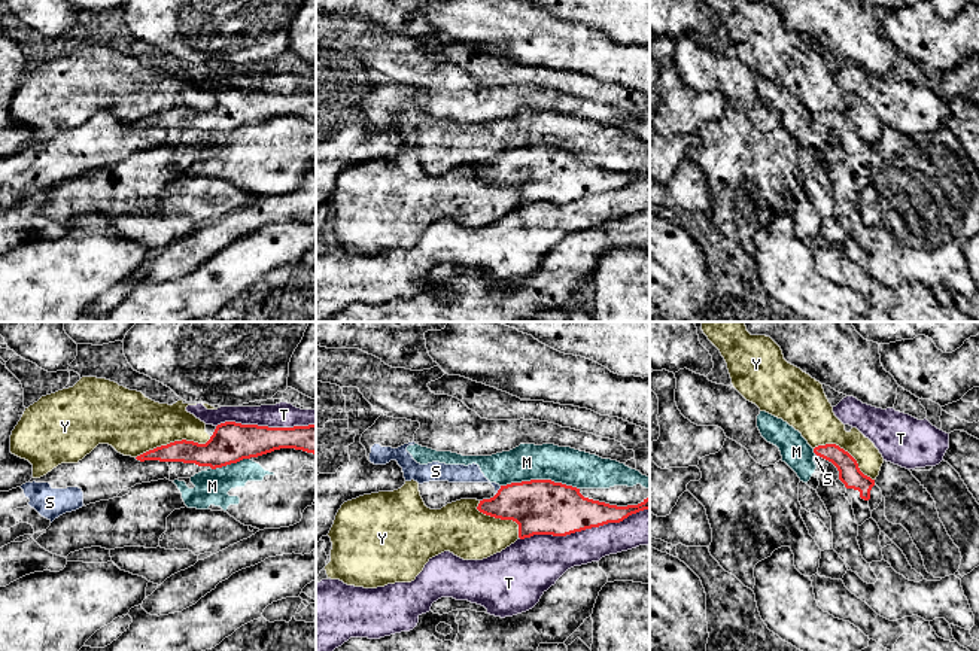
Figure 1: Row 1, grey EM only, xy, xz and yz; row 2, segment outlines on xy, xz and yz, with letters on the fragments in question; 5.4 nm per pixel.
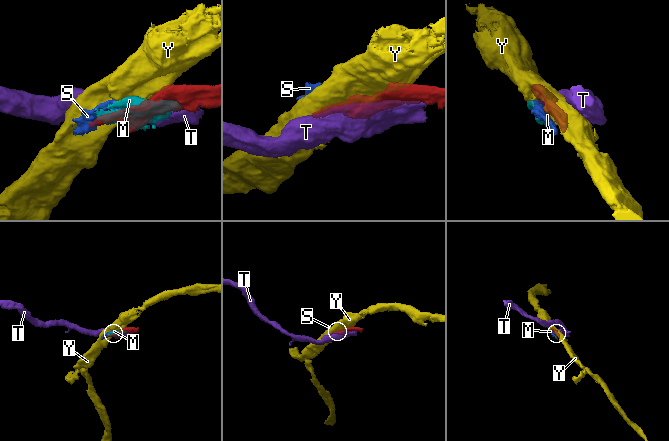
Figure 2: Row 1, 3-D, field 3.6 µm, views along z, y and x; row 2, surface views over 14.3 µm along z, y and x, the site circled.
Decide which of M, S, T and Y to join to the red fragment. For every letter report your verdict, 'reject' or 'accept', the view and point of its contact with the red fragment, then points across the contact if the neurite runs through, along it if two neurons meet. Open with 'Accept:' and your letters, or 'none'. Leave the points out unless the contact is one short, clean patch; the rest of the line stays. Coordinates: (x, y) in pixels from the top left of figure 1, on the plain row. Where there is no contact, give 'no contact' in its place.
Accept: none
M: reject | xz (540, 146)
S: reject | xz (498, 157) | along xz (501, 152), (495, 161)
T: reject | xz (583, 195)
Y: reject | xy (175, 108)

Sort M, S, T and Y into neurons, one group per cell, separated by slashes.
M S / T / Y

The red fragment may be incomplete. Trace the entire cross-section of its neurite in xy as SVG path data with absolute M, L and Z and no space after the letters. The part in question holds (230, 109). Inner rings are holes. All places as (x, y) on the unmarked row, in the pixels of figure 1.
M225 88L216 92L206 110L174 107L149 116L136 125L183 128L212 136L258 124L280 115L295 115L316 121L316 91L268 94Z

